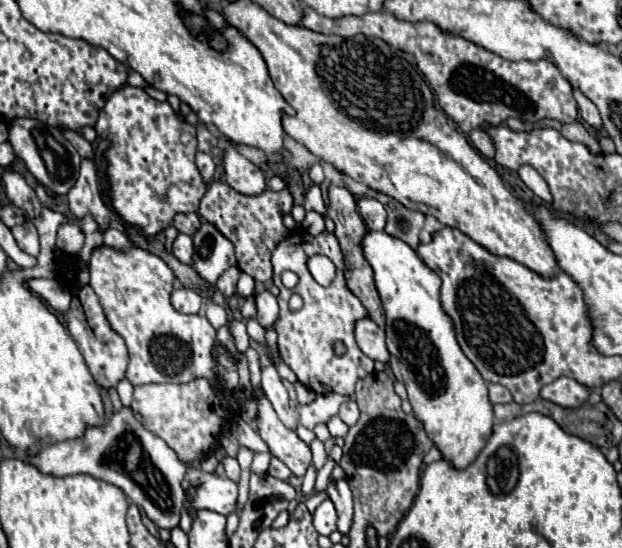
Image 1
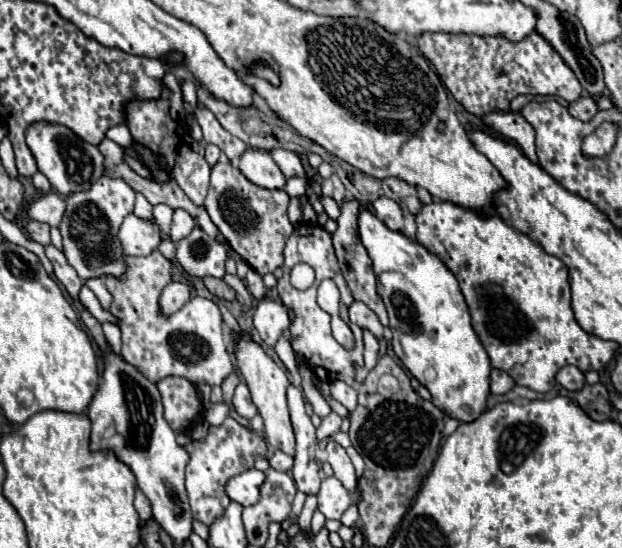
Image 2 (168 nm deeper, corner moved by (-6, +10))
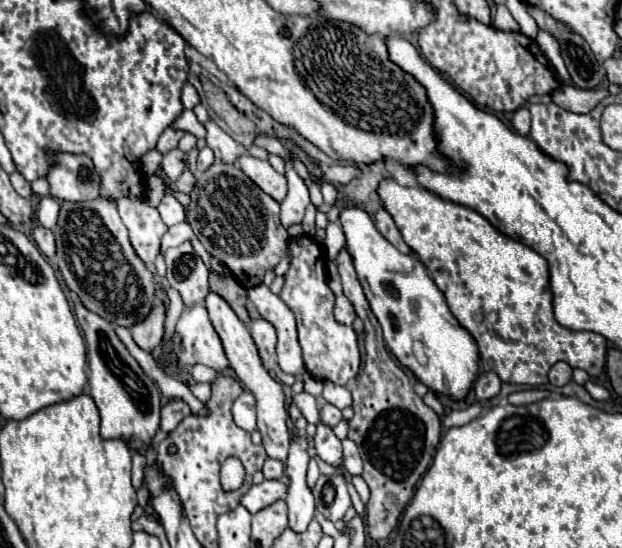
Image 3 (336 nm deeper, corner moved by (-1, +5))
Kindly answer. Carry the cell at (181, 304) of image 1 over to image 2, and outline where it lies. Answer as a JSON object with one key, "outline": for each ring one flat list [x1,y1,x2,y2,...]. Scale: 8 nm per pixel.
{"outline":[[172,282,160,294,160,310,164,310,166,316,174,314,188,300,190,300,190,286,184,282]]}

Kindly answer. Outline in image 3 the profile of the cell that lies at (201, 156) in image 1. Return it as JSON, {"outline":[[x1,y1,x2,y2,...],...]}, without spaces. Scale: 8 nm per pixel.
{"outline":[[203,147,197,157,197,171,205,171,213,165,213,151,209,147]]}

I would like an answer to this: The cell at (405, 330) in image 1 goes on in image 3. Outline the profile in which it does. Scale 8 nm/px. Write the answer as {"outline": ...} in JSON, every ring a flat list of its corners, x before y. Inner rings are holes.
{"outline":[[361,207,343,209,341,225,347,241,347,251,353,257,357,277,365,289,365,297,383,327,387,349,433,393,445,395,453,401,465,399,479,373,479,349,471,333,449,309,441,289,427,275,425,265,415,255,397,251,377,231,371,217],[417,341,423,345,427,355,425,367,419,365,413,355,413,343]]}

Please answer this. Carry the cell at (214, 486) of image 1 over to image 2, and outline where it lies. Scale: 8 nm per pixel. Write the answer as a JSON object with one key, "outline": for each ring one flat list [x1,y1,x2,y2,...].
{"outline":[[246,470,242,474,238,474,236,478,232,478,226,484,226,492,228,496,242,504,242,506,252,506,260,500,260,486,264,484,264,472,258,470]]}

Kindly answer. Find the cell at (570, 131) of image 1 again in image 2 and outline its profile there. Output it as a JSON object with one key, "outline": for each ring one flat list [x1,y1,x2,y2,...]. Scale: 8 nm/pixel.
{"outline":[[588,94,588,96,580,96,576,102,572,102,568,106,568,112,578,120,588,122,598,112,598,106,596,106,596,100]]}

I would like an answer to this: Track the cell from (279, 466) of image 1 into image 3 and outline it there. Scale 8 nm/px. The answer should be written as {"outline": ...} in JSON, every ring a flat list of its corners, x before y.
{"outline":[[267,459,267,463,263,465,263,475,267,479,281,479,283,471,285,471,285,465,277,459]]}

